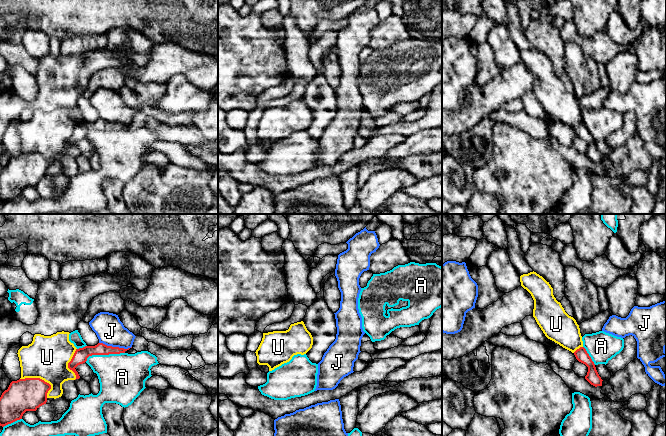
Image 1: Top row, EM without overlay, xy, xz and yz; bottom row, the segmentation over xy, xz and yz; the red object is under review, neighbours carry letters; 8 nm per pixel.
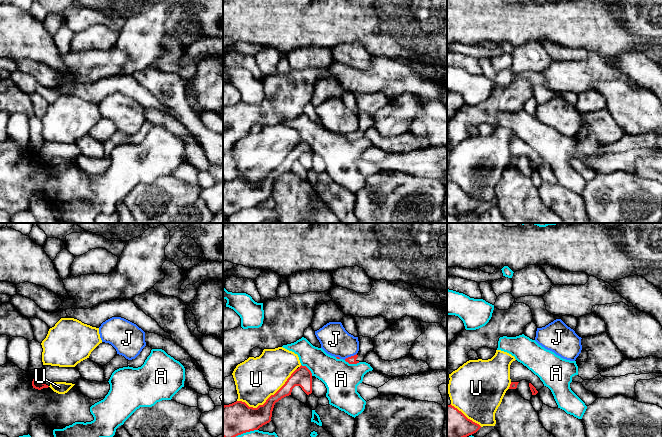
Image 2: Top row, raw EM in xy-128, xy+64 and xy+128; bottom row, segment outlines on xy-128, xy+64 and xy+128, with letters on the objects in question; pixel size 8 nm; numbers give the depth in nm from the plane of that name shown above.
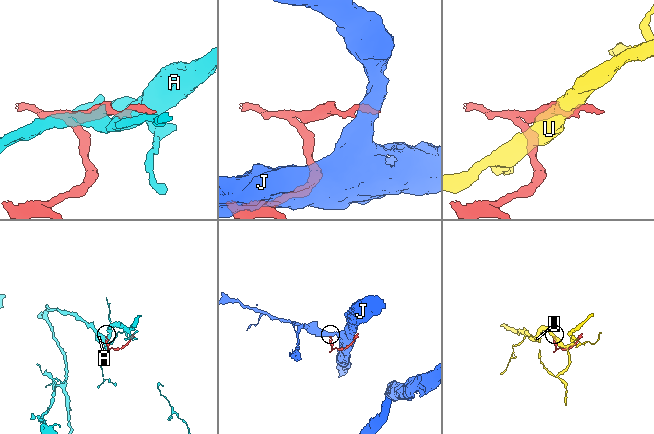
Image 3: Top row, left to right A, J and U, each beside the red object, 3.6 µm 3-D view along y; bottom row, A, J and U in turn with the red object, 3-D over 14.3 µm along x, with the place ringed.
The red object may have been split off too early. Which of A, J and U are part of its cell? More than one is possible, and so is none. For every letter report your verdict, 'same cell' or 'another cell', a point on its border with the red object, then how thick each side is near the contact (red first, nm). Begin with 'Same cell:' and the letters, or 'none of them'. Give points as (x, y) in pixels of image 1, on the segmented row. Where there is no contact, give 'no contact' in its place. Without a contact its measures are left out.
Same cell: none of them
A: another cell; meets red in xy at (104, 354); 120 nm thick on the red side, 380 nm on the other
J: another cell; meets red in xy at (115, 347); 100 nm thick on the red side, 220 nm on the other
U: another cell; meets red in xy at (41, 379); 260 nm thick on the red side, 340 nm on the other

